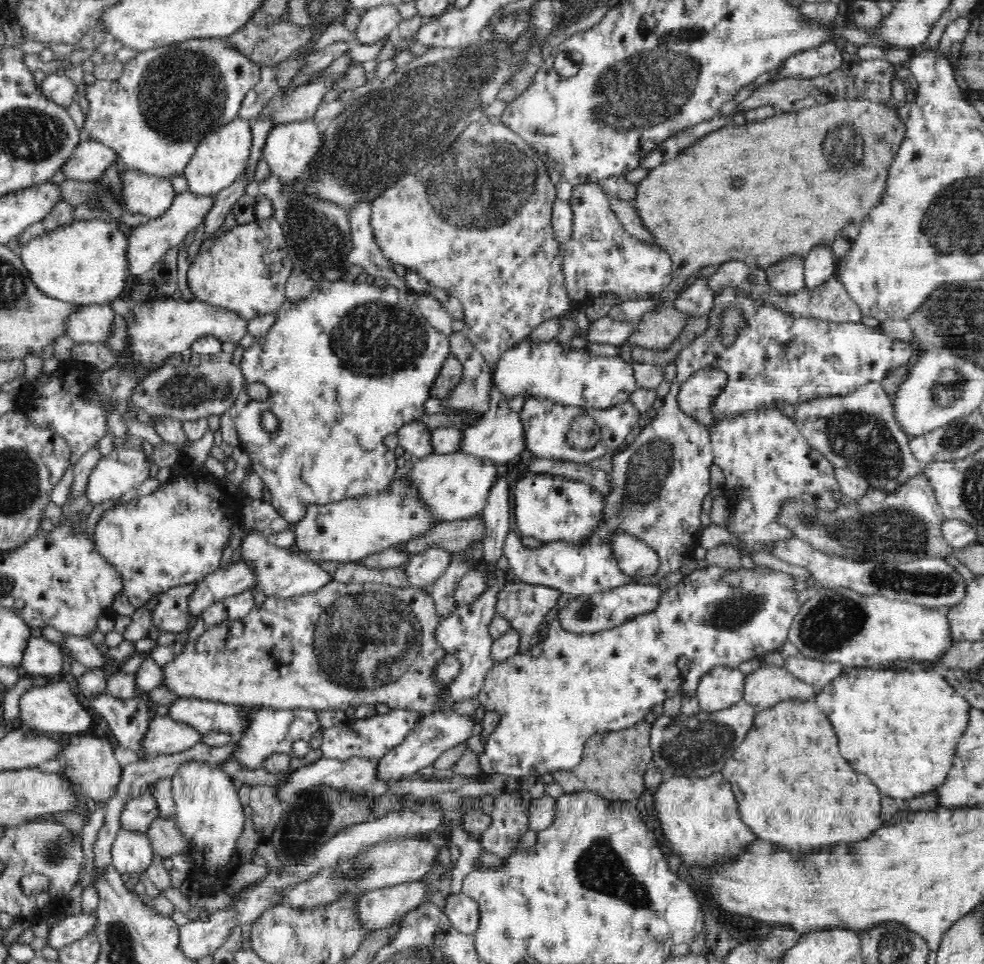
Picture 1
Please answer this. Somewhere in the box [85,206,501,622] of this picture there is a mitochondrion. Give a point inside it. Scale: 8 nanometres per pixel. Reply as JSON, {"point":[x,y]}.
{"point":[374,339]}

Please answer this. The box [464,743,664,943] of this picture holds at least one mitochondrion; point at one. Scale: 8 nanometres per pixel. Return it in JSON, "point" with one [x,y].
{"point":[601,869]}

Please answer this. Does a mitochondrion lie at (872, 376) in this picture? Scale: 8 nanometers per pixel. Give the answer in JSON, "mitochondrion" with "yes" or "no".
{"mitochondrion":"no"}

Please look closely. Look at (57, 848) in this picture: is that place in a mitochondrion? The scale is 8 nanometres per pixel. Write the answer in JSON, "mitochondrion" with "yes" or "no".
{"mitochondrion":"yes"}

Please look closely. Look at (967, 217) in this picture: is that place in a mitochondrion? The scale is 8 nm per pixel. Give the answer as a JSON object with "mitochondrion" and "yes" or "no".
{"mitochondrion":"yes"}

